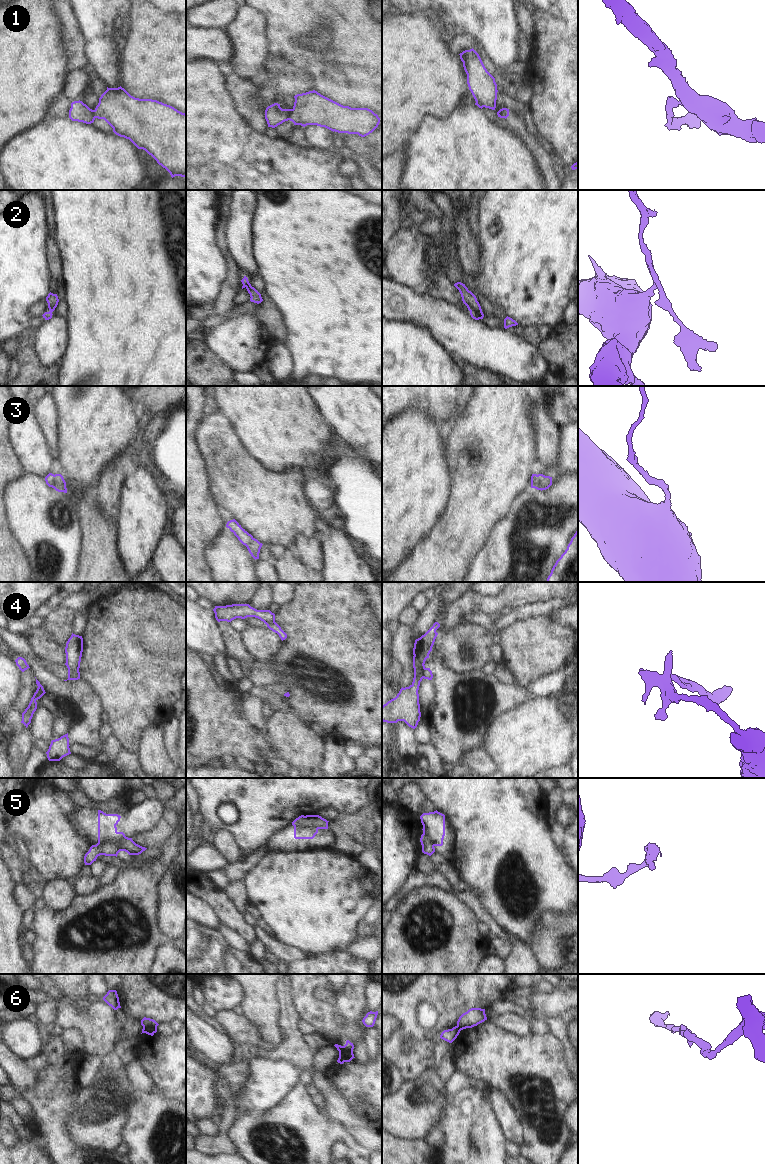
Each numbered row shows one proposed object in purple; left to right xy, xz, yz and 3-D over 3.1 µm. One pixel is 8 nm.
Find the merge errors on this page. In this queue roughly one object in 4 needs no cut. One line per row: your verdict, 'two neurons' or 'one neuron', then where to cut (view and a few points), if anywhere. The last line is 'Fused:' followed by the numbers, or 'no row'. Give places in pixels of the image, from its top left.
1: two neurons | xz (292, 109), (288, 119)
2: two neurons | yz (470, 310), (482, 317)
3: one neuron | no cut
4: two neurons | yz (425, 668), (422, 672), (422, 677)
5: two neurons | xy (125, 836), (119, 840), (103, 840), (98, 843)
6: two neurons | xy (143, 1026), (156, 1028)
Fused: 1, 2, 4, 5, 6

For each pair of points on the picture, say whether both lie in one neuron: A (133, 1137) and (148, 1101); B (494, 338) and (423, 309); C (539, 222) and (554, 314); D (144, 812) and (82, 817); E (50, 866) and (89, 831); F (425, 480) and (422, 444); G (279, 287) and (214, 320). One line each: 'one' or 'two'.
A: one
B: one
C: one
D: one
E: two
F: one
G: two

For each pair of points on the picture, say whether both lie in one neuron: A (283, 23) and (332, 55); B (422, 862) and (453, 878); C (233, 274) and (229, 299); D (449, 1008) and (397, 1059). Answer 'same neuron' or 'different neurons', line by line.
A: same neuron
B: same neuron
C: same neuron
D: same neuron

